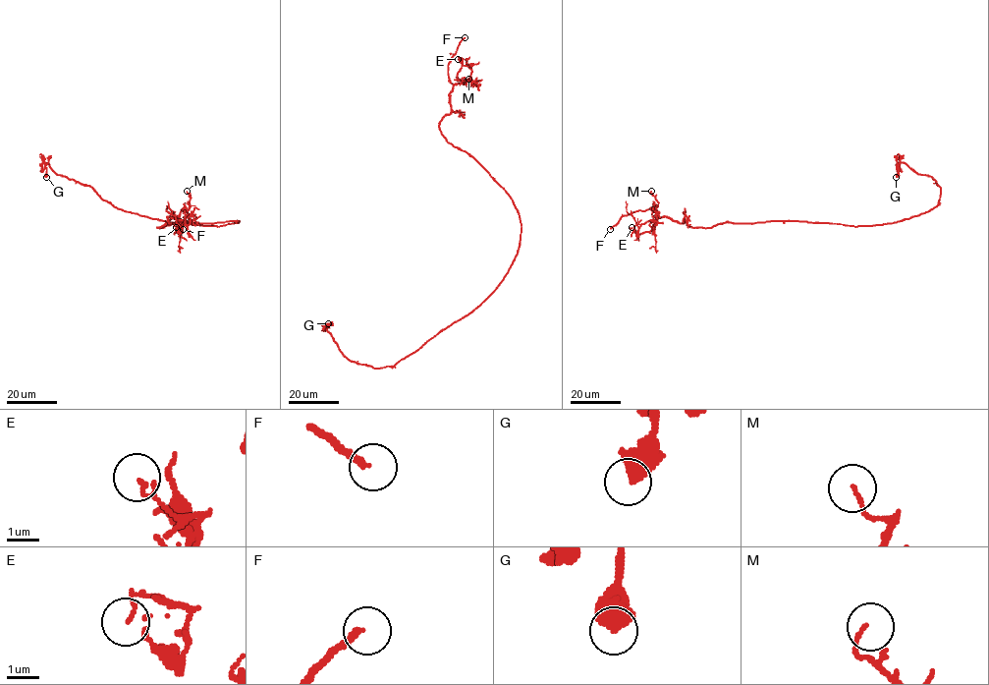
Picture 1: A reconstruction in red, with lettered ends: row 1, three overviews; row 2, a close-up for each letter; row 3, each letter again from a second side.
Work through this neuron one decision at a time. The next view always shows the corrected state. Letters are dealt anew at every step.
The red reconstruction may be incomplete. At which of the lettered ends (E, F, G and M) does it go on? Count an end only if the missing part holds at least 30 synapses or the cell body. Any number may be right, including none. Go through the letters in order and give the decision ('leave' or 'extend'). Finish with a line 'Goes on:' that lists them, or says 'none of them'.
E: leave
F: extend
G: leave
M: leave
Goes on: F

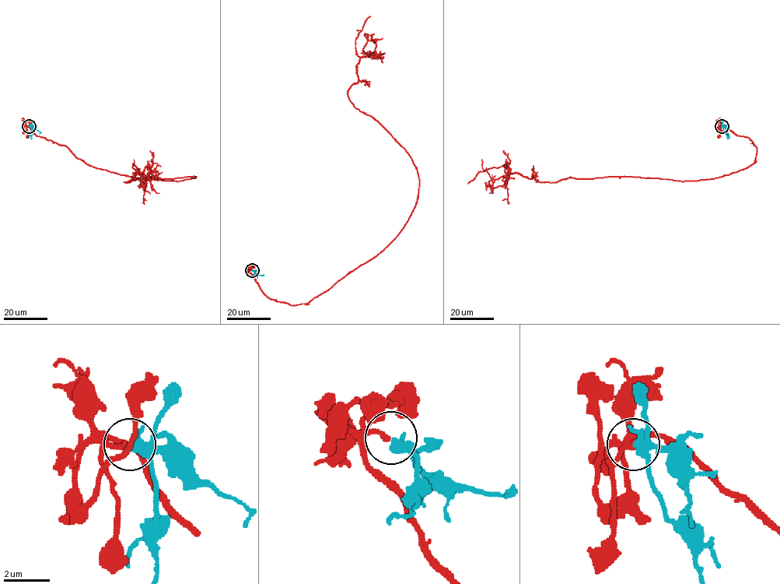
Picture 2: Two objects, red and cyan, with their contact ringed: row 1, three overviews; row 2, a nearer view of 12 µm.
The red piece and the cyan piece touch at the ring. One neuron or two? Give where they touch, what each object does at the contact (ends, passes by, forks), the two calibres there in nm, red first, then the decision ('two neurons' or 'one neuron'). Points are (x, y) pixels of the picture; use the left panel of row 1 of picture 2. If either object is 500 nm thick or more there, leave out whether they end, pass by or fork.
at (29, 126); red ends there; cyan forks there; 240 nm thick on the red side, 320 nm on the other; one neuron

